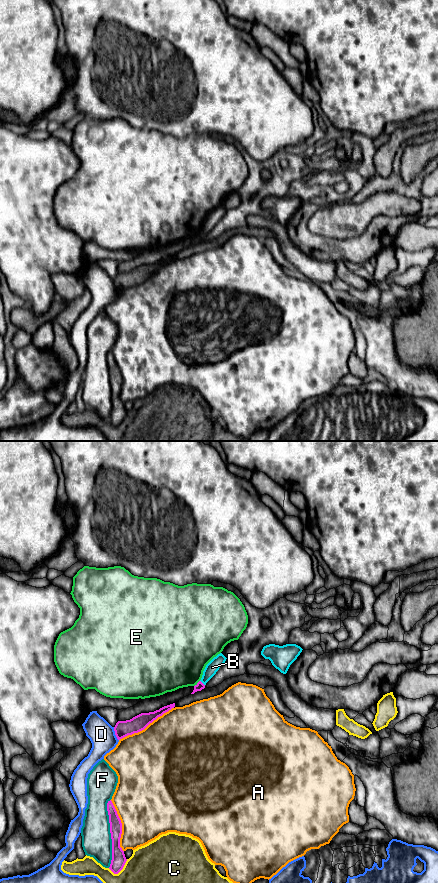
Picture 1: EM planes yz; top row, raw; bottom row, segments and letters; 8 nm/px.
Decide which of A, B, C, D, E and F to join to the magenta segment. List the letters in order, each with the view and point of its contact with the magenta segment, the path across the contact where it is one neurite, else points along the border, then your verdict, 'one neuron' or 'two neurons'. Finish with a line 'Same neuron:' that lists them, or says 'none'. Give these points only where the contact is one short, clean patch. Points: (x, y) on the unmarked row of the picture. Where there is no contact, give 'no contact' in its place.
A: contact yz (146, 278); two neurons
B: contact yz (202, 235); border yz (200, 232), (204, 237); two neurons
C: contact yz (119, 423); two neurons
D: contact yz (115, 286); two neurons
E: contact yz (197, 235); two neurons
F: contact yz (110, 384); two neurons
Same neuron: none

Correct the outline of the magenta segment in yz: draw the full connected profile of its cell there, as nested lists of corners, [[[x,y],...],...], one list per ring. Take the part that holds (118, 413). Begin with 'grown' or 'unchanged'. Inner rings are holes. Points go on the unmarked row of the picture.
unchanged; [[[111,352],[107,355],[107,363],[109,367],[110,385],[112,391],[112,412],[109,421],[114,426],[118,426],[123,421],[127,413],[124,403],[120,399],[122,375]]]

